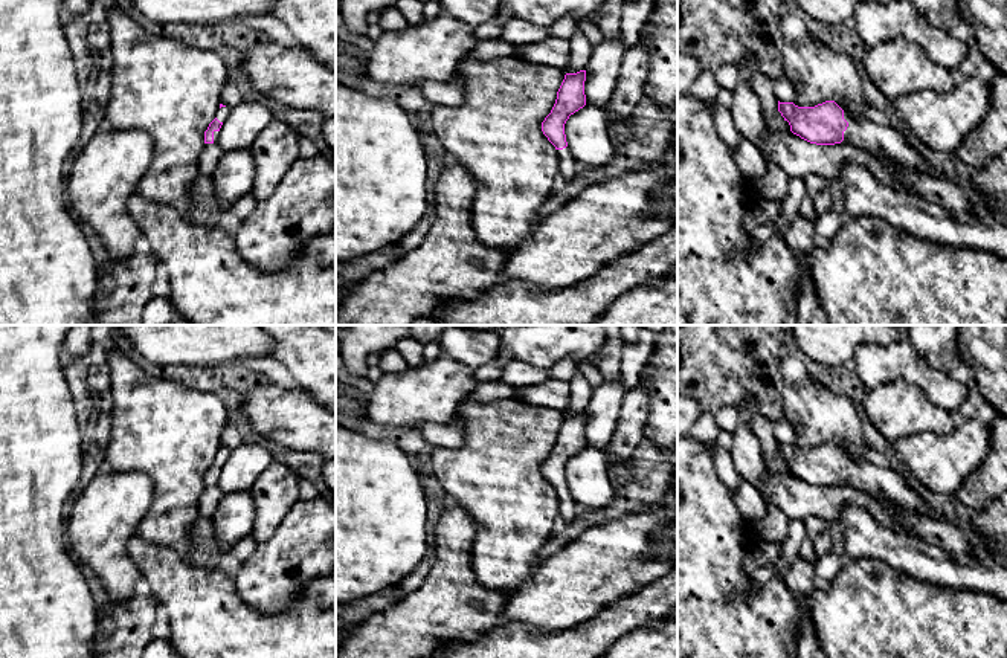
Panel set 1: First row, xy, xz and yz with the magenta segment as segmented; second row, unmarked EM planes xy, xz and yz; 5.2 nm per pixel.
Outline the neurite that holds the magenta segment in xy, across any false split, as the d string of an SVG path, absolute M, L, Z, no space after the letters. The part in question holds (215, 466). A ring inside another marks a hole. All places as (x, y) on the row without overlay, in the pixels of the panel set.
M220 446L215 461L209 466L208 472L204 473L204 485L217 485L220 479L220 470L223 464L227 461L229 455L230 450Z

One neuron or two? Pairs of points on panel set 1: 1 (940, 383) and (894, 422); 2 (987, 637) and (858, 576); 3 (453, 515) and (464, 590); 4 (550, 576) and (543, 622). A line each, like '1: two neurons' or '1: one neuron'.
1: two neurons
2: one neuron
3: one neuron
4: one neuron

